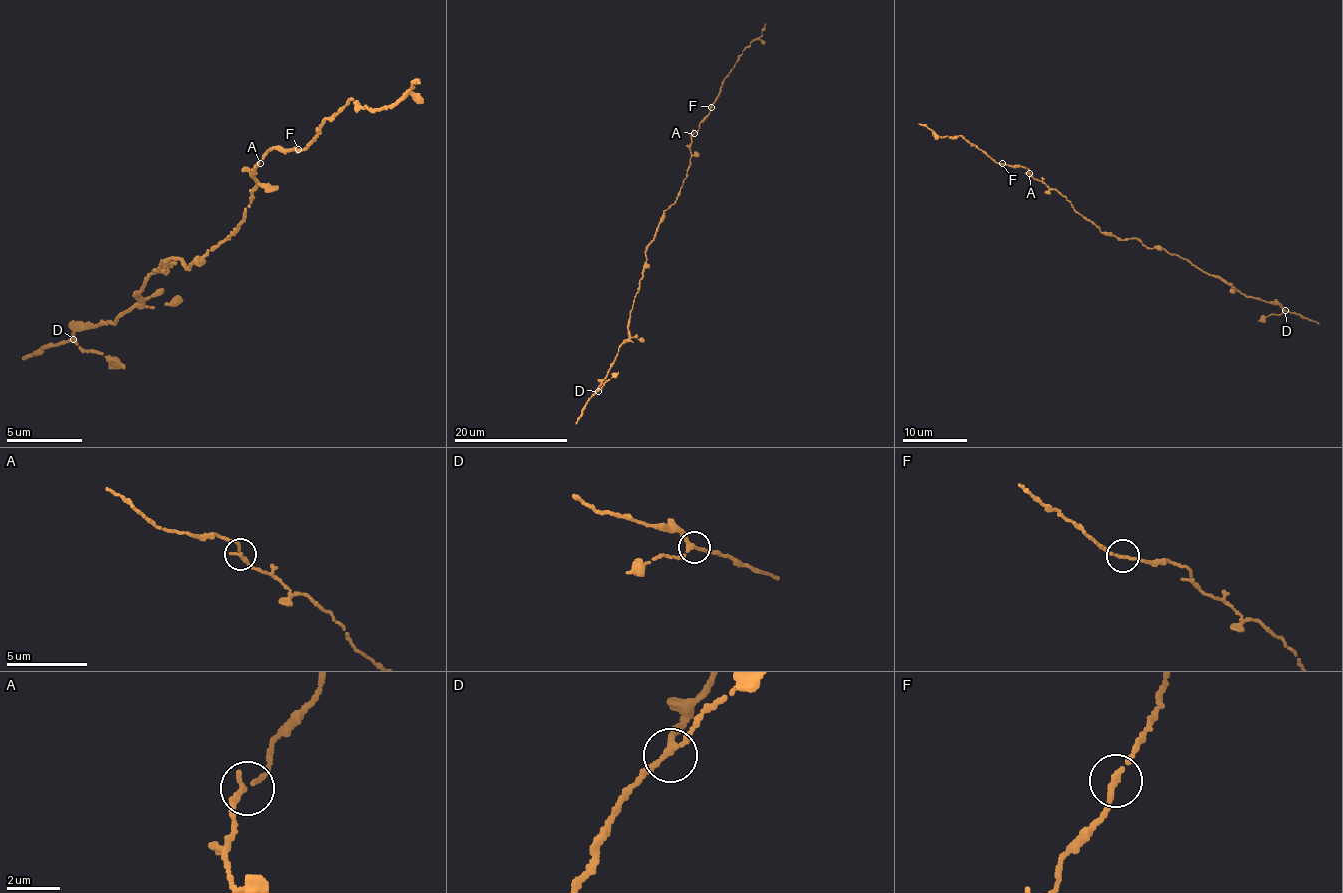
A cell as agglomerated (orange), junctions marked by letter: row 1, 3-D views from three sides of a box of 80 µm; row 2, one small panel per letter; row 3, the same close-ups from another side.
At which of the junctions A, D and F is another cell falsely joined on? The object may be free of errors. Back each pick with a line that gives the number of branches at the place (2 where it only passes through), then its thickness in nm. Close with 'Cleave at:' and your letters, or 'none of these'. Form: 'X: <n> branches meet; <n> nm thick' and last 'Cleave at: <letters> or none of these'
Cleave at: none of these

